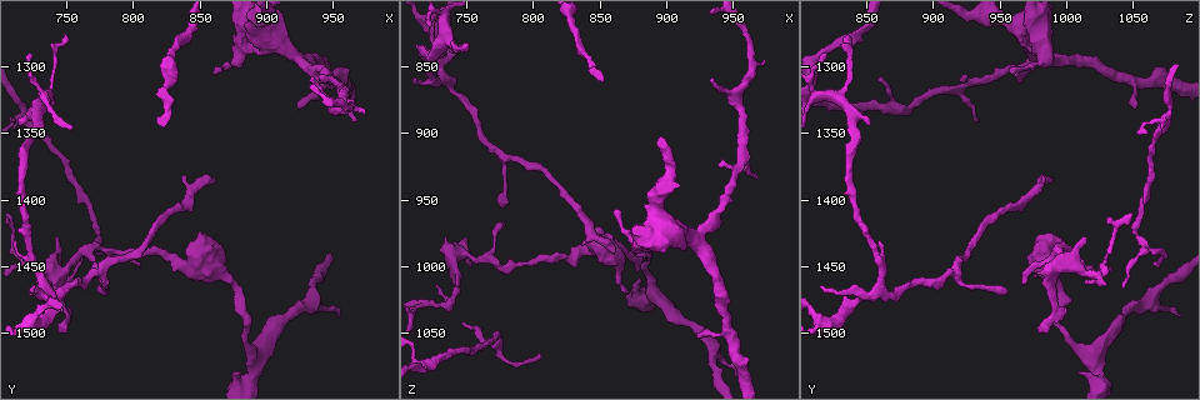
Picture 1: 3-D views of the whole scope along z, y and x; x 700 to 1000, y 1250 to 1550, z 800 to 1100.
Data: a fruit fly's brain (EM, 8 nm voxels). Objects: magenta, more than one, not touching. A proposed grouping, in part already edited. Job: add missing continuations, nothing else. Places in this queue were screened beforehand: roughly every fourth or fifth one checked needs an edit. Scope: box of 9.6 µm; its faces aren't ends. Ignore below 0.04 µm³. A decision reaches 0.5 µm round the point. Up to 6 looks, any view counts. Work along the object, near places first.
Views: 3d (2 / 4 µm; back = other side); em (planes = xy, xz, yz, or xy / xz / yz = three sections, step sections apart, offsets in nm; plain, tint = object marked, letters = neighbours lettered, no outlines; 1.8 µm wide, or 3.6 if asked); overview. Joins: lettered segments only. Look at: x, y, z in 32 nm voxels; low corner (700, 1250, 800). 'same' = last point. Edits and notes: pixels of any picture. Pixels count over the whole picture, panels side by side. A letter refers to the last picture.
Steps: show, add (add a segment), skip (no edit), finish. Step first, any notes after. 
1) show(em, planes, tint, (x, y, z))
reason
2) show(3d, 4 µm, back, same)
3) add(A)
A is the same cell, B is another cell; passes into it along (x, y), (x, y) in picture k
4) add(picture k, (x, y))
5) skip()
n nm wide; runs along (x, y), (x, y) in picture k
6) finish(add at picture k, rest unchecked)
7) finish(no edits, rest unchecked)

show(3d, 4 µm, (860, 1382, 992))
long arm stops here

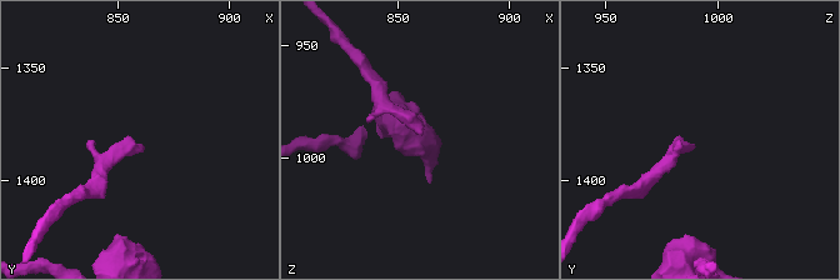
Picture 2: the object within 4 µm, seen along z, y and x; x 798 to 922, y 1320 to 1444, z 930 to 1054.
show(em, xy, step 8, letters, (862, 1385, 991))

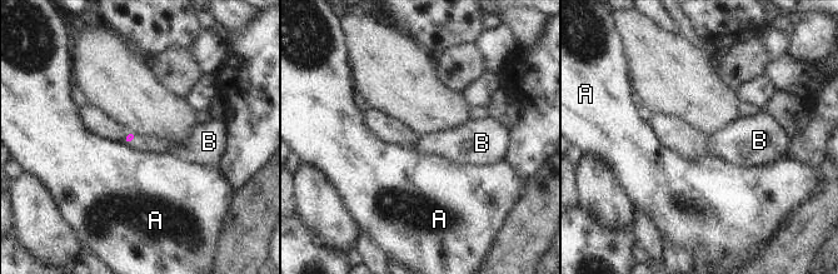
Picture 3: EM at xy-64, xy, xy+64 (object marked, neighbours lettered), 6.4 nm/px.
show(em, planes, letters, same)
another direction

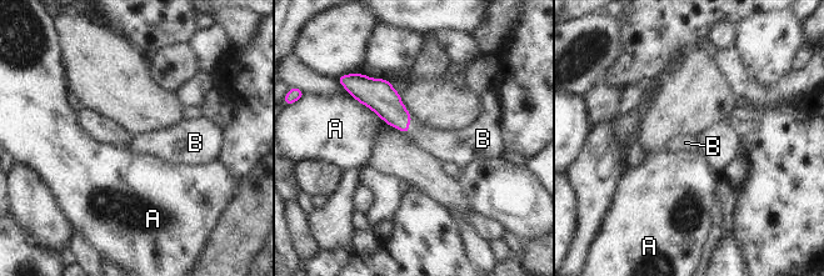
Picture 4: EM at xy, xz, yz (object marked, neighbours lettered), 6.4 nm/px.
add(B)
120 nm wide; B is the same cell, A is another cell; the neuron continues

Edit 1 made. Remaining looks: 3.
show(overview)

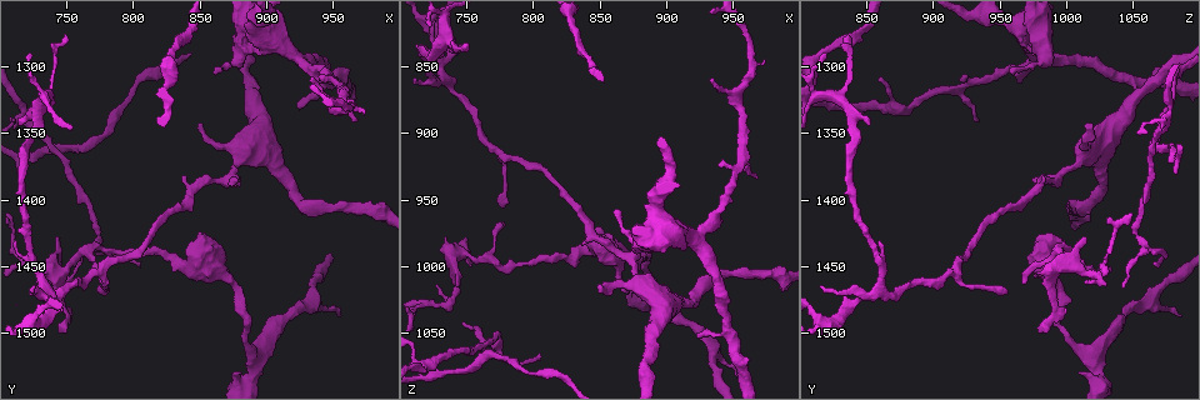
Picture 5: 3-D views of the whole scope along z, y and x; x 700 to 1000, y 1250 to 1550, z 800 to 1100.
show(em, planes, letters, (728, 1462, 1014))
branch stops here

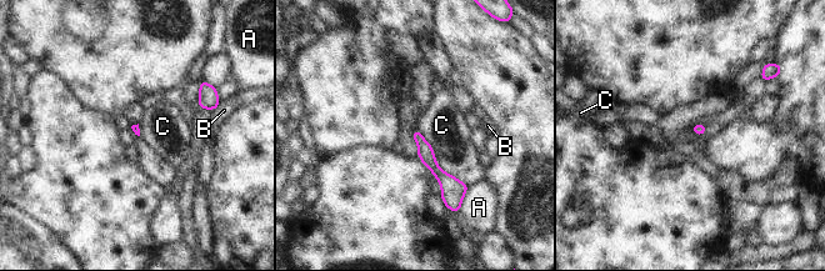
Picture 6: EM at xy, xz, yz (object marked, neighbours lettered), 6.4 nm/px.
skip()
A, B and C are other cells; runs along (416, 134), (430, 164), (454, 195) in picture 6; none of them fits

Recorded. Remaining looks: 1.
finish(add at picture 4, rest unchecked)

